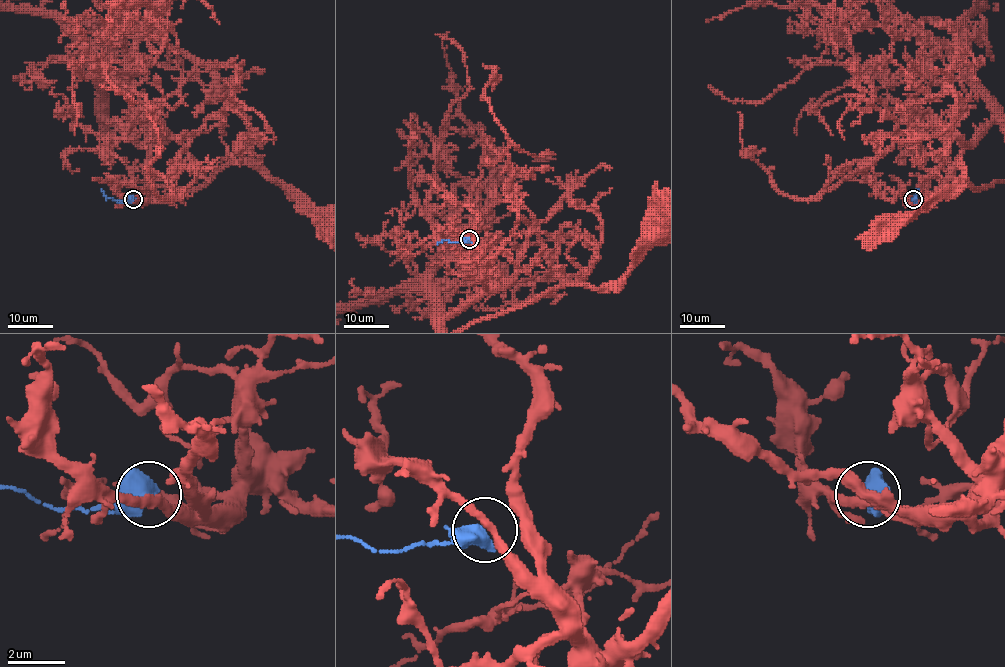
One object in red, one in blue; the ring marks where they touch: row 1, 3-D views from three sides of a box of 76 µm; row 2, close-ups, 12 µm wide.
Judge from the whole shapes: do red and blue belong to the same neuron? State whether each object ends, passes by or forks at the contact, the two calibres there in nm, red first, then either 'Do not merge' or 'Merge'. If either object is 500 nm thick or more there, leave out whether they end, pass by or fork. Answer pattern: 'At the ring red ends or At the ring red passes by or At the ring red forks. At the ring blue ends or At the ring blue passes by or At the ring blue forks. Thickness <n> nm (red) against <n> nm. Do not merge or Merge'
Thickness 300 nm (red) against 750 nm. Do not merge

